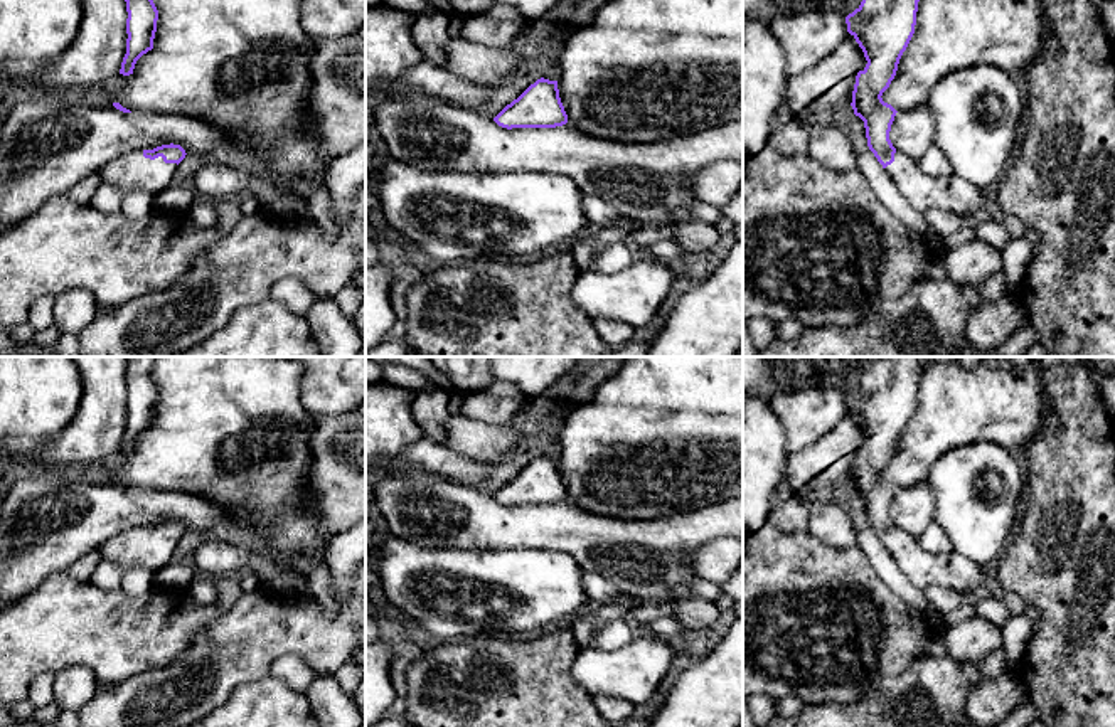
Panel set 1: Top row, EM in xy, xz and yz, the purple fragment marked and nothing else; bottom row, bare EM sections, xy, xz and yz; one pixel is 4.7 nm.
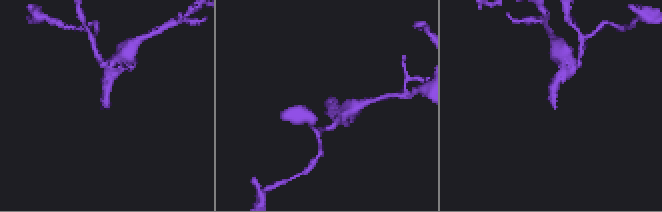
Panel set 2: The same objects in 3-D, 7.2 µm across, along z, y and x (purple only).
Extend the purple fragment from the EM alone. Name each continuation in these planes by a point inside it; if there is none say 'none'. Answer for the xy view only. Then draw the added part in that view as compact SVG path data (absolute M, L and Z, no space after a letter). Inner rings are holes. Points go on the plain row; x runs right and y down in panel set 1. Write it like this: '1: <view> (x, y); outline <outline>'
1: xy (130, 549); outline M138 527L104 542L99 554L115 562L121 574L135 567L147 567L155 572L172 560L177 545L177 540L165 540L162 533L155 537L145 535L143 528Z

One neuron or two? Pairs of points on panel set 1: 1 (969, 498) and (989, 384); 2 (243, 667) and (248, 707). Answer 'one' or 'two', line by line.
1: two
2: two

